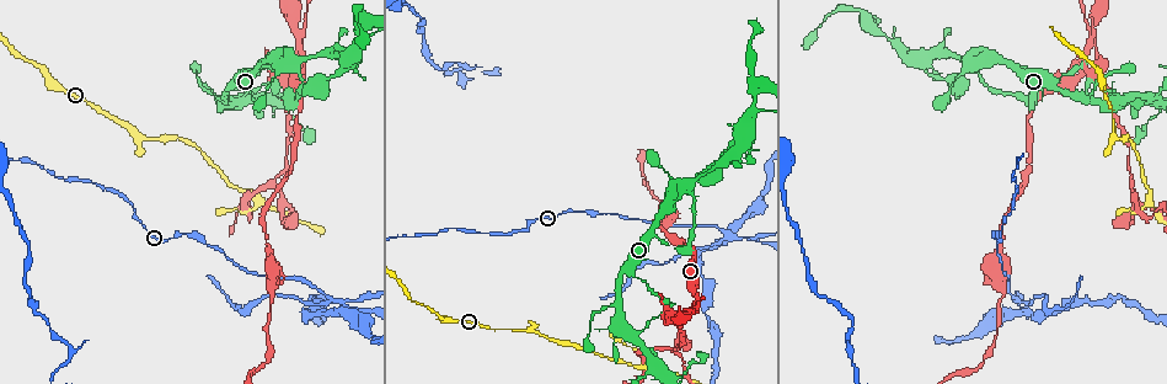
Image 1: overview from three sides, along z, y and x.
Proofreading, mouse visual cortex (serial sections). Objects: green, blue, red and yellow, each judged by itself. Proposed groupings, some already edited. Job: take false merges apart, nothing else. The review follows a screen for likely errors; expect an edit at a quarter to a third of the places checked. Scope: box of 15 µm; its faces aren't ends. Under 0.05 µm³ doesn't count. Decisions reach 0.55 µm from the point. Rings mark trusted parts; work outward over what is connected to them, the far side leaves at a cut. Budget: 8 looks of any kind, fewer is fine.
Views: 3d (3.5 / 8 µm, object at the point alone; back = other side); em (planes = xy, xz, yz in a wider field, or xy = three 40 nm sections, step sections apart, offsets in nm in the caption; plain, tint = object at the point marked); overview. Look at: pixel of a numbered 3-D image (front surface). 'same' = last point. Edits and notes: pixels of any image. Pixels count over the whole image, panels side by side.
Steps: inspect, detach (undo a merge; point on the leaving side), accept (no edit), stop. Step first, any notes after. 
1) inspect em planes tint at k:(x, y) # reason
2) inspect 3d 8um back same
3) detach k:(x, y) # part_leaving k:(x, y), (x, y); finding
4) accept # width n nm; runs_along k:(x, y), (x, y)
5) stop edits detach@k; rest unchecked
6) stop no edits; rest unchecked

inspect 3d 8um at 1:(1112, 122) # narrows sharply

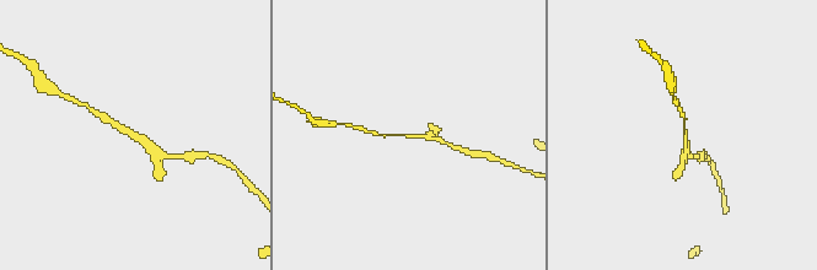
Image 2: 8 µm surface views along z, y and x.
inspect em planes tint at 2:(413, 138) # now the EM

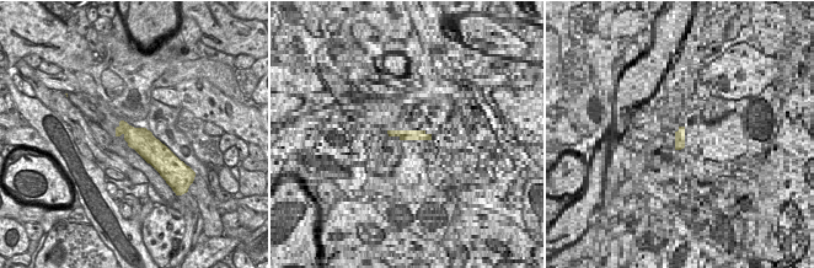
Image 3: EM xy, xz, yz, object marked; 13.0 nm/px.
accept # runs_along 2:(107, 119), (141, 136), (167, 157); all the same cell

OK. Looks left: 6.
inspect 3d 3.5um back at 1:(1062, 74) # calibre changes

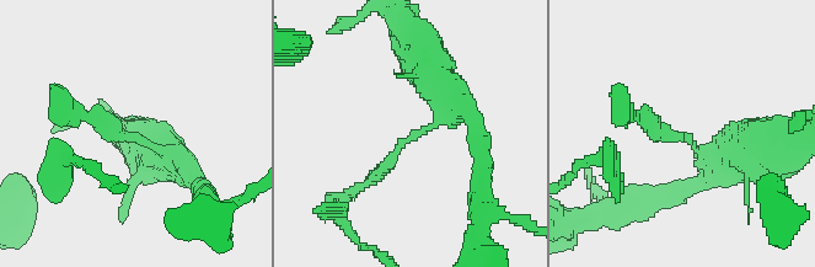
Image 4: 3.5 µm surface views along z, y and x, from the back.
inspect em xy step 5 tint at 4:(422, 131) # arm_widths 200, 500 nm; need the tissue

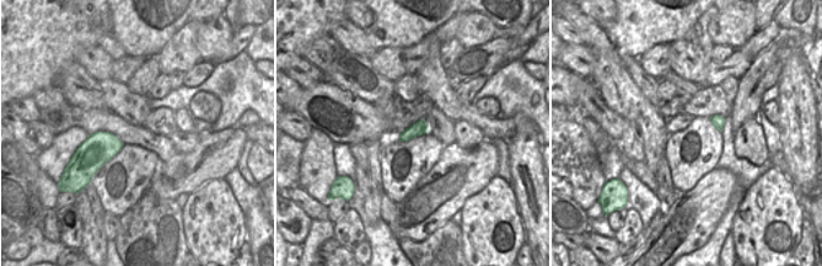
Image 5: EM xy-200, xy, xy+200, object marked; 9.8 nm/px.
accept # runs_along 4:(429, 74), (444, 115), (369, 181); continuous, no second cell

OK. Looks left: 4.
inspect em xy step 3 tint at 1:(301, 44) # four or more arms meet

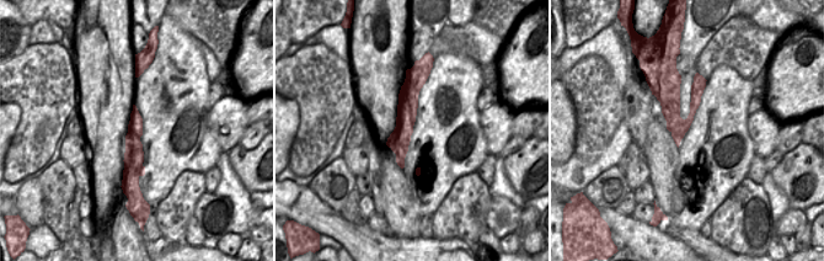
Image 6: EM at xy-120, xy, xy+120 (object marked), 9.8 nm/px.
inspect 3d 3.5um same # wider look

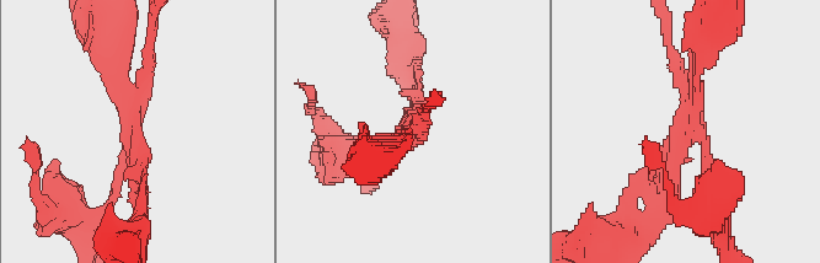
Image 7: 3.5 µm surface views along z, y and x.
detach 7:(149, 51) # width 220 nm; part_leaving 7:(700, 132), (700, 197), (718, 230); a second cell is stuck on

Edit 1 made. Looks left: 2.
stop edits detach@7; rest unchecked

